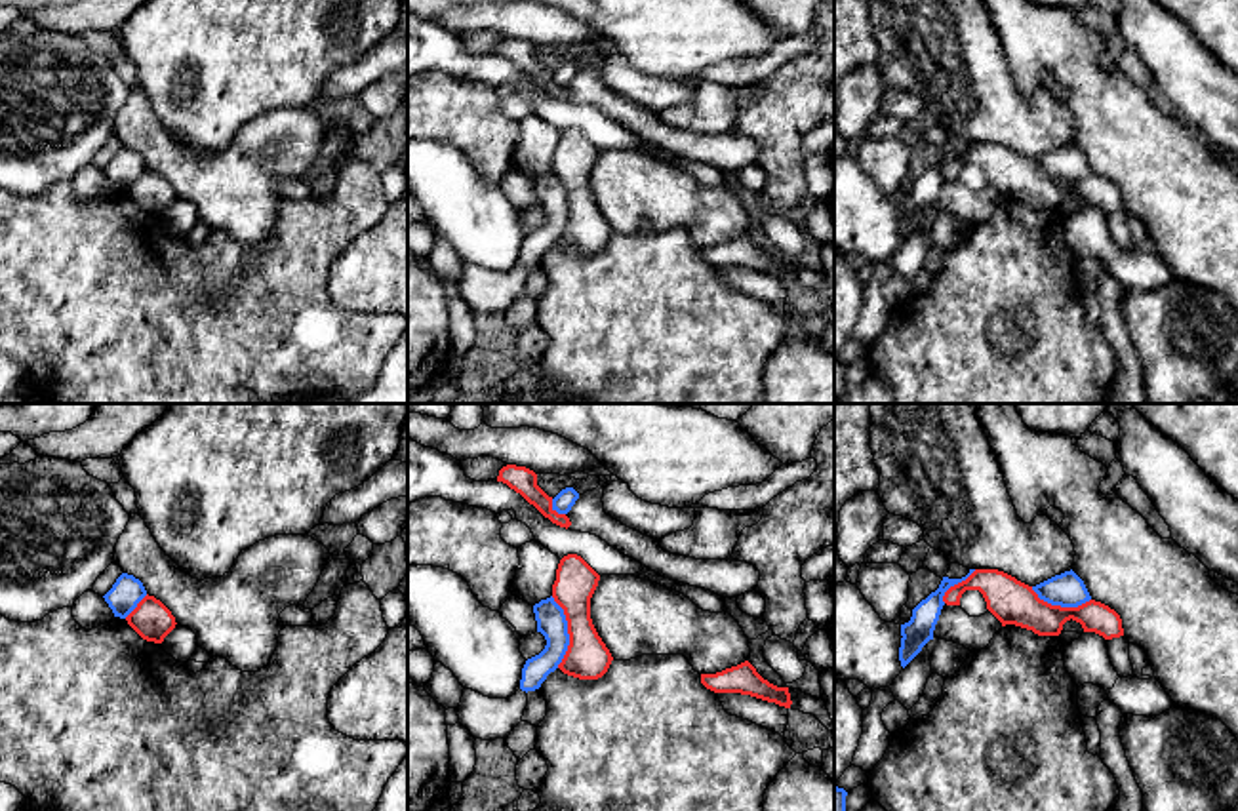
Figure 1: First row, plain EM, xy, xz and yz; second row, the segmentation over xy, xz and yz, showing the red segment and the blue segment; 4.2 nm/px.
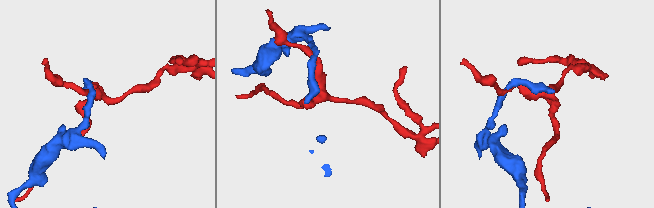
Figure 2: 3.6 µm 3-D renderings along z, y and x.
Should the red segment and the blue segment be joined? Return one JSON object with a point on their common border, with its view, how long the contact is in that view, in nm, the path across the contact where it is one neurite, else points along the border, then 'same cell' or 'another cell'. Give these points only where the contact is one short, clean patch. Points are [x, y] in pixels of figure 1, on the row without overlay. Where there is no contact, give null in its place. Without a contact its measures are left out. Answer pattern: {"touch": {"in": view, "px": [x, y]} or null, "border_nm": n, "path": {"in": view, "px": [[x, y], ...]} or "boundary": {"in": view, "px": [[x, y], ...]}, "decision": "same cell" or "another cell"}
{"touch": {"in": "xz", "px": [568, 206]}, "border_nm": 300, "decision": "another cell"}

